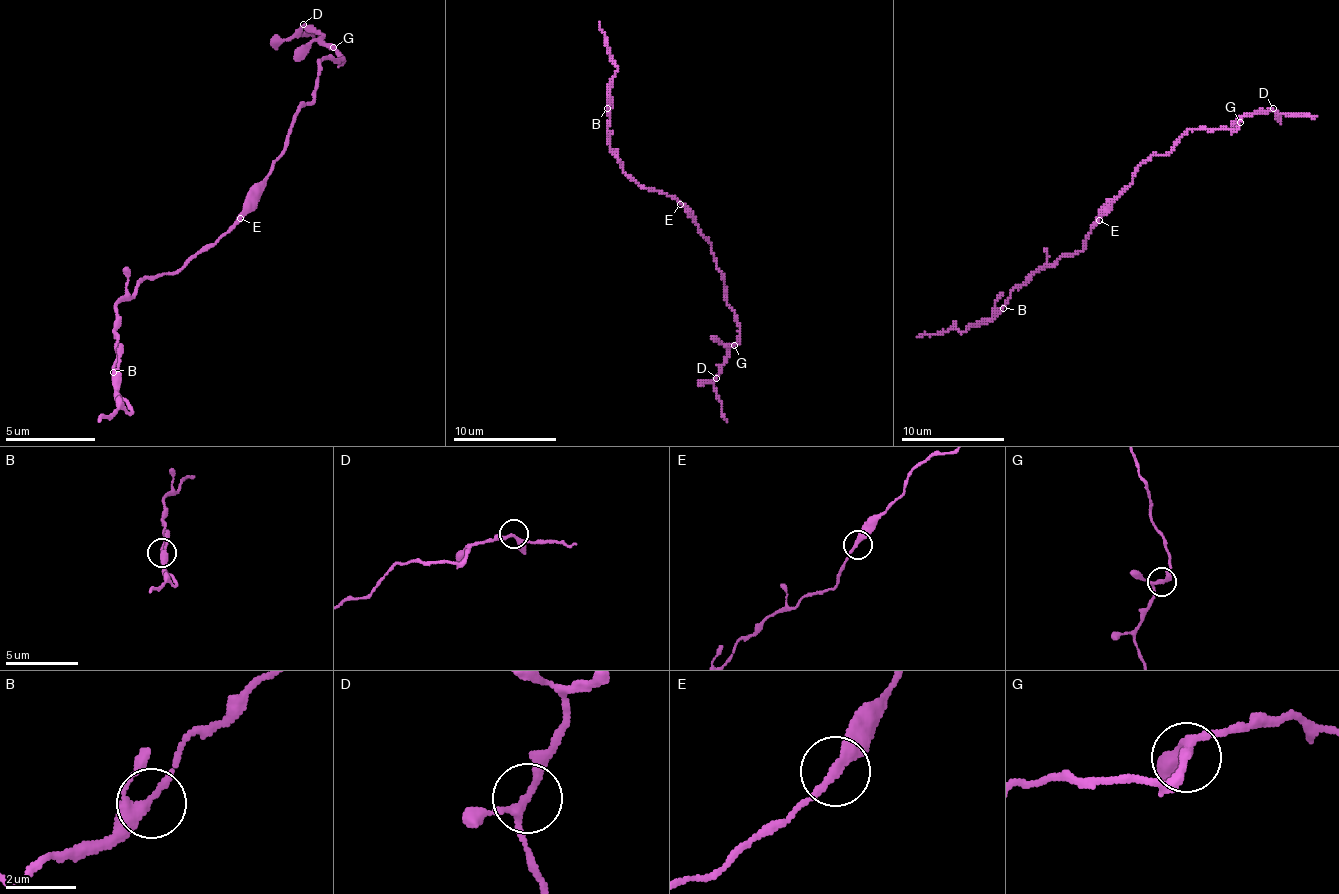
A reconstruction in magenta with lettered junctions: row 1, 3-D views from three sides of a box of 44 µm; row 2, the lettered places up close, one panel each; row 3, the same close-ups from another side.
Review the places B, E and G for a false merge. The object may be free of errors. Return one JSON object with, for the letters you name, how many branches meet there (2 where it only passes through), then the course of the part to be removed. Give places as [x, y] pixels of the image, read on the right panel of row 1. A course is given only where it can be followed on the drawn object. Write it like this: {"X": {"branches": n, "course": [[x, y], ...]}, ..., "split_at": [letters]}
{"split_at": []}

